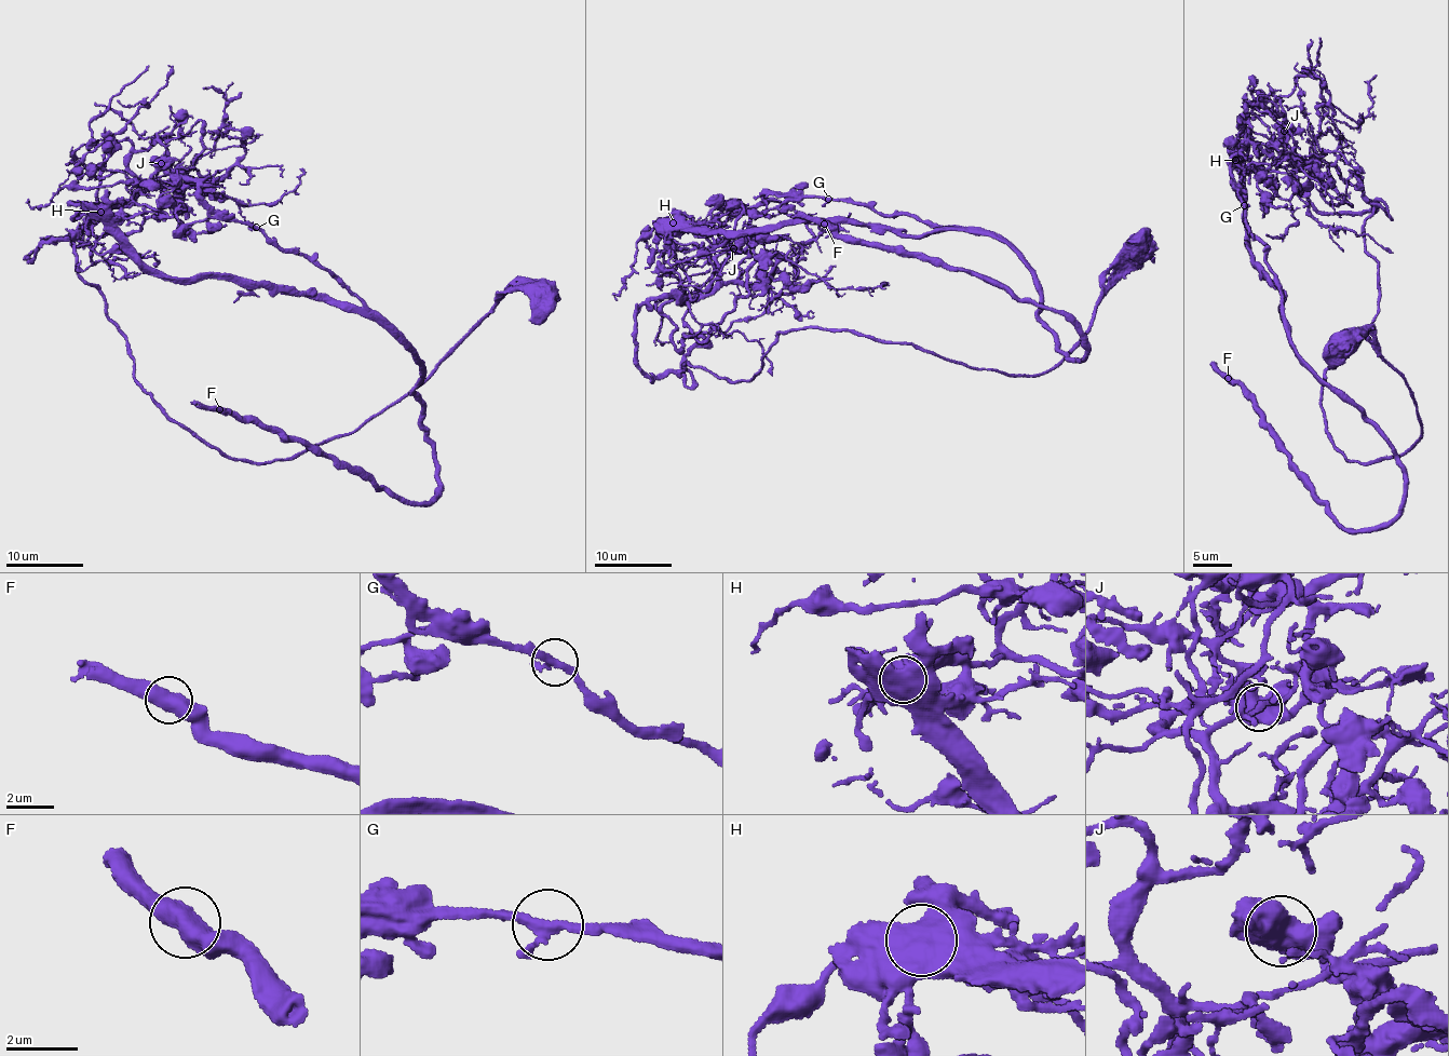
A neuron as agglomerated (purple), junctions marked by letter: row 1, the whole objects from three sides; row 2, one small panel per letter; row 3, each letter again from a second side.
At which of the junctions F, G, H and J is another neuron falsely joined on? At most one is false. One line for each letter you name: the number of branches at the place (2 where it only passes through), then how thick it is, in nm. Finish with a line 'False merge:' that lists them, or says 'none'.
H: Branches: 1. Thickness 1300 nm
False merge: H

